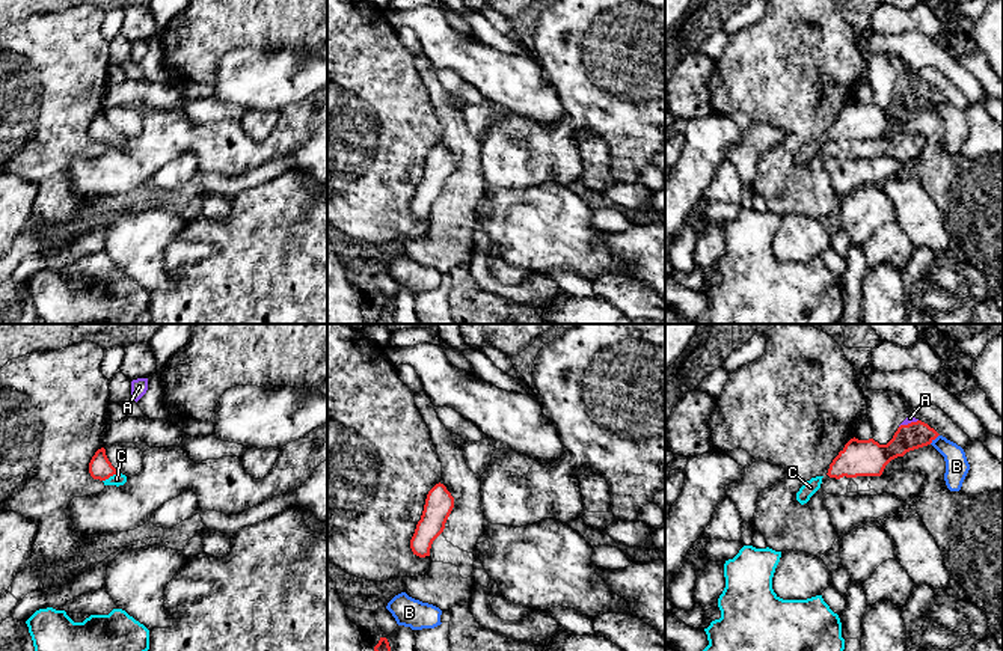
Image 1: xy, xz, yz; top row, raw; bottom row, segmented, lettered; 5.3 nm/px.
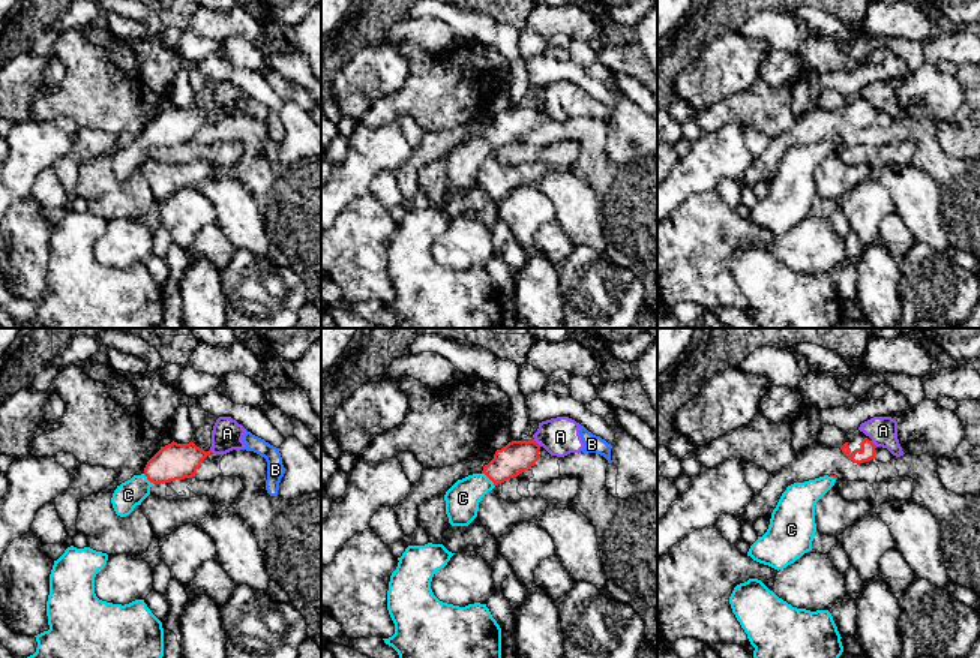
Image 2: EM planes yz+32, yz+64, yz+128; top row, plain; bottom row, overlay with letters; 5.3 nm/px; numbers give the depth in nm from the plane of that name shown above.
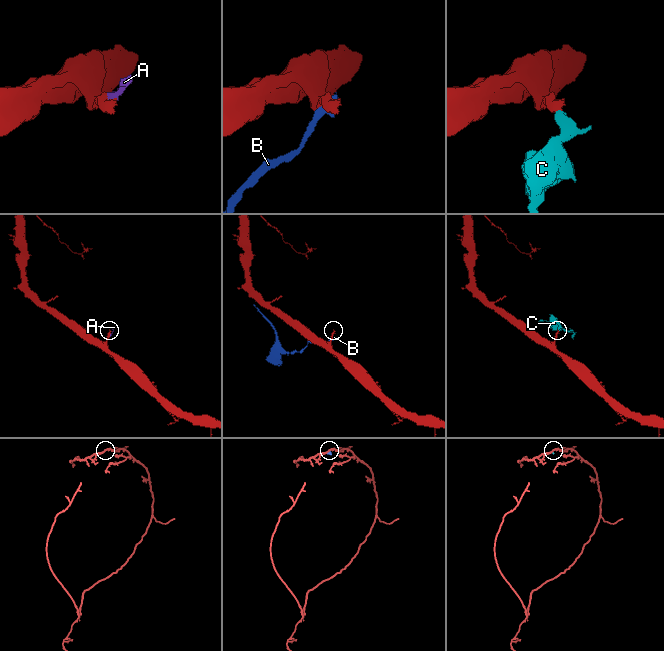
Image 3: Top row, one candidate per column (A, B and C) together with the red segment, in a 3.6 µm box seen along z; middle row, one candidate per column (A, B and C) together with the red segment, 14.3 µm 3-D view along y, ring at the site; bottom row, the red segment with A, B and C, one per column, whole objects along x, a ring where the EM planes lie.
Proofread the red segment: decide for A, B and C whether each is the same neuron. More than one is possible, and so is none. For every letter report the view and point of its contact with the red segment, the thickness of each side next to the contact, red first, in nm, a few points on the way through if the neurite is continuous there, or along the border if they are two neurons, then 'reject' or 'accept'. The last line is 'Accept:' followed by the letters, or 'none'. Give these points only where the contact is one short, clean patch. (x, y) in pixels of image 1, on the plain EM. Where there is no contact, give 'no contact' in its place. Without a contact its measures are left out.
A: meets red in yz at (908, 86); 150 nm thick on the red side, 40 nm on the other; border along yz (917, 82), (899, 89); reject
B: meets red in yz at (934, 101); 140 nm thick on the red side, 130 nm on the other; border along yz (938, 97), (929, 106); reject
C: meets red in xy at (109, 139); 120 nm thick on the red side, 70 nm on the other; runs through xy (100, 130), (109, 139), (116, 142); accept
Accept: C

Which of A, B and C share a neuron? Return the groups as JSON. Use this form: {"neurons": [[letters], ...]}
{"neurons": [["A", "B"], ["C"]]}

